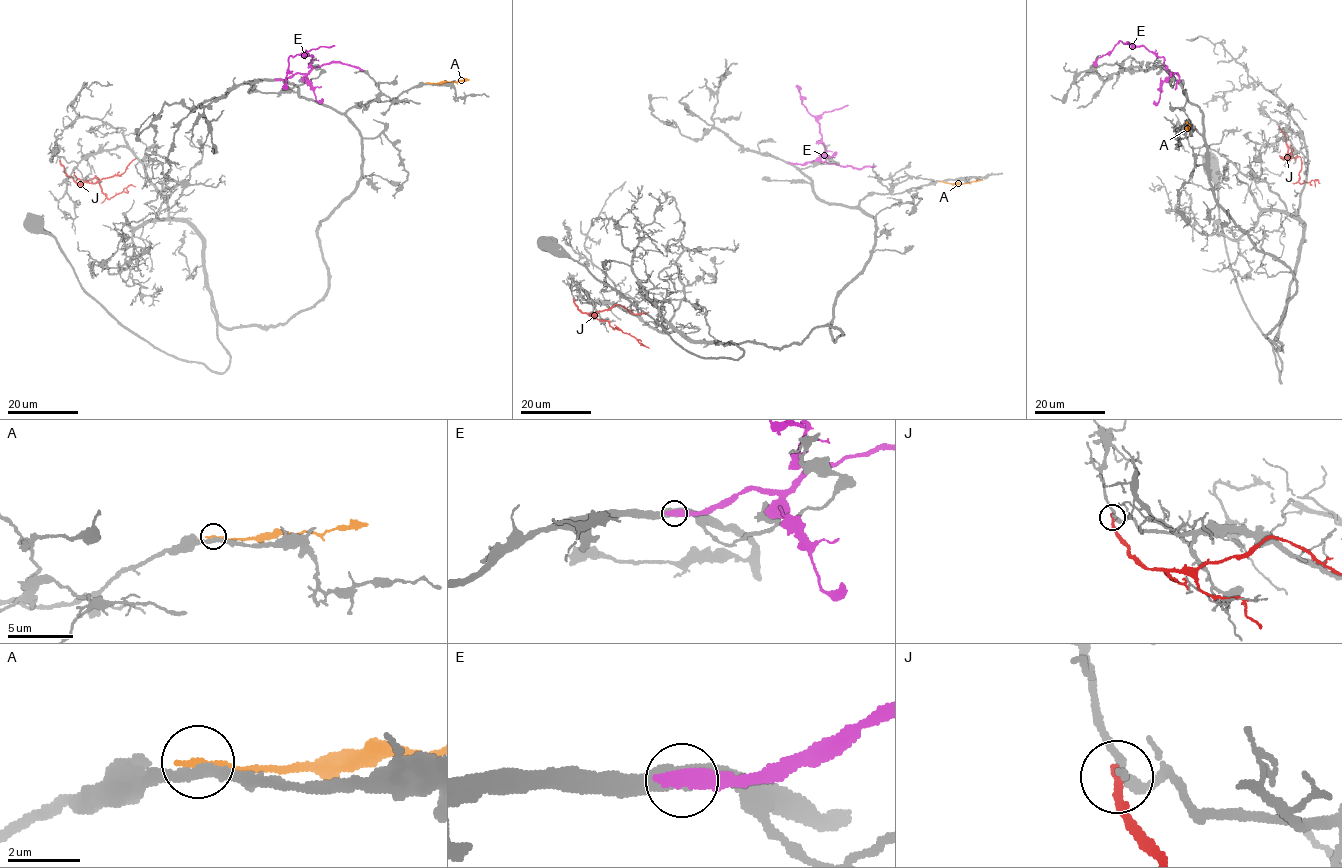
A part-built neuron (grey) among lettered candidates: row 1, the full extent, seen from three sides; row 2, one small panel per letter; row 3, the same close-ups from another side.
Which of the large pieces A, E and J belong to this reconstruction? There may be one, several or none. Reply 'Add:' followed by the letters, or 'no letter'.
Add: no letter

